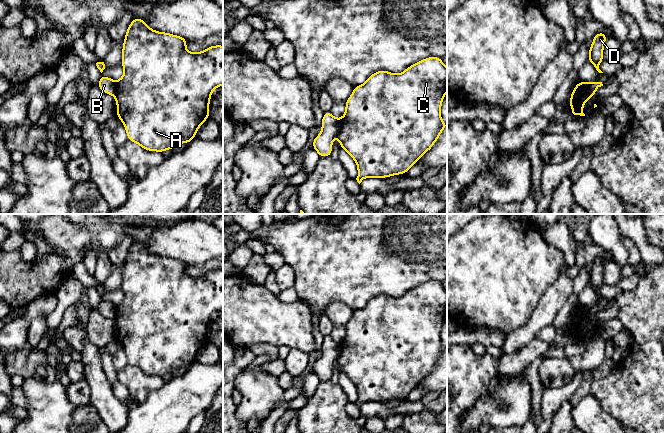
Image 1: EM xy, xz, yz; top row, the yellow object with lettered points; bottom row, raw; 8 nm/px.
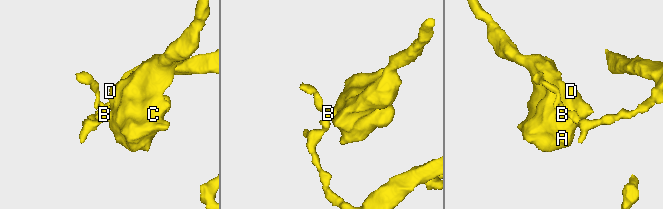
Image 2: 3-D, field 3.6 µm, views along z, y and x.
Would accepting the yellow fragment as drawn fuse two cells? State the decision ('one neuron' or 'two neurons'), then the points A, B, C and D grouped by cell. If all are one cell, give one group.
two neurons; A C D / B

